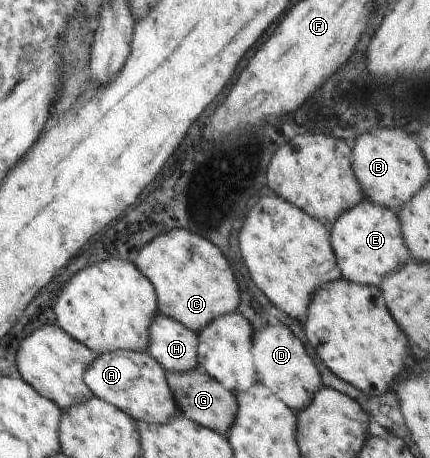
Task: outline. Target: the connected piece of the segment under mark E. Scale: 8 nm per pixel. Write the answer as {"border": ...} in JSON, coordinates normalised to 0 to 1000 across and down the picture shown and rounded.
{"border":[[[842,437],[837,448],[826,448],[819,456],[809,456],[805,465],[795,465],[767,498],[767,522],[772,544],[781,561],[781,579],[786,579],[795,603],[828,622],[853,622],[881,629],[884,614],[902,600],[916,596],[926,587],[935,587],[935,579],[944,579],[958,566],[926,483],[923,467],[900,452],[874,448],[860,437]]]}

